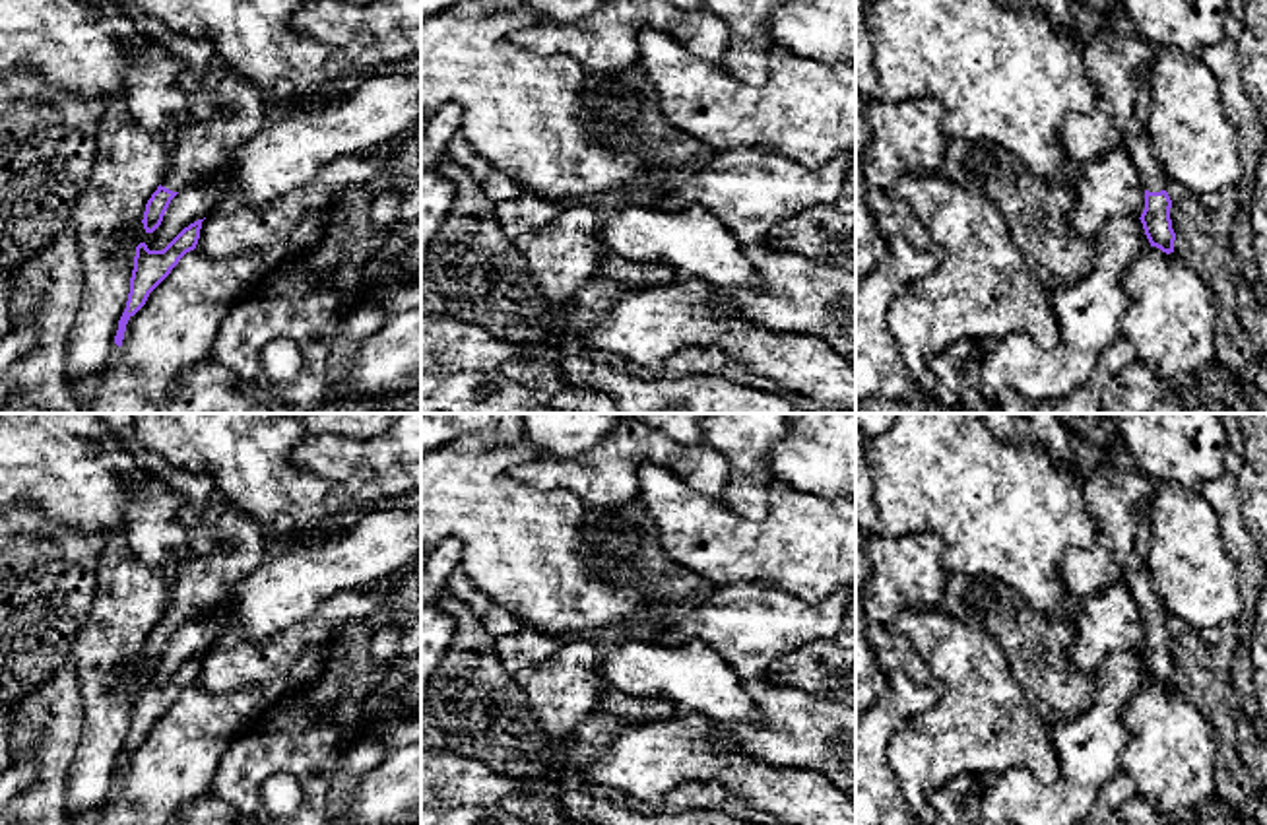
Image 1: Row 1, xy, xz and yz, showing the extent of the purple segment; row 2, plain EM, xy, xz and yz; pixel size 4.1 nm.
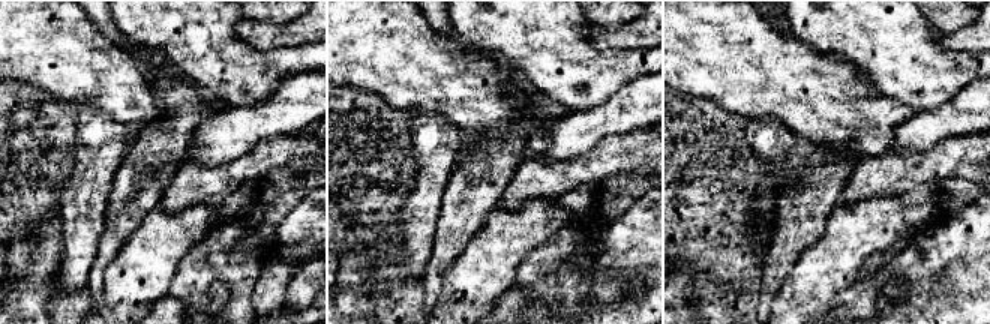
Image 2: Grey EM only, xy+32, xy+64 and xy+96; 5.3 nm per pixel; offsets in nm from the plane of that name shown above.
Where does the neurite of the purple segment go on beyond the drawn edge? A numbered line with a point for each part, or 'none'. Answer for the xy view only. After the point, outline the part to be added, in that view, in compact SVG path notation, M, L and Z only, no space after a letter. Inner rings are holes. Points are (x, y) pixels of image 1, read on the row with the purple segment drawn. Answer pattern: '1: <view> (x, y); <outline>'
1: xy (206, 144); M217 54L190 107L192 120L173 138L161 181L173 192L227 169L237 148L254 138L272 115L268 97Z

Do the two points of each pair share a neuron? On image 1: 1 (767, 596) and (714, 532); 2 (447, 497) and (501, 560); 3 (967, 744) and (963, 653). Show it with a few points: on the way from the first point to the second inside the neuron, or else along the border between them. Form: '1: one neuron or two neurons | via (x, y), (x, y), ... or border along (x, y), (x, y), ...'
1: two neurons | border along (716, 587), (746, 583), (804, 598)
2: one neuron | via (462, 513), (493, 544)
3: one neuron | via (967, 721), (967, 676)

